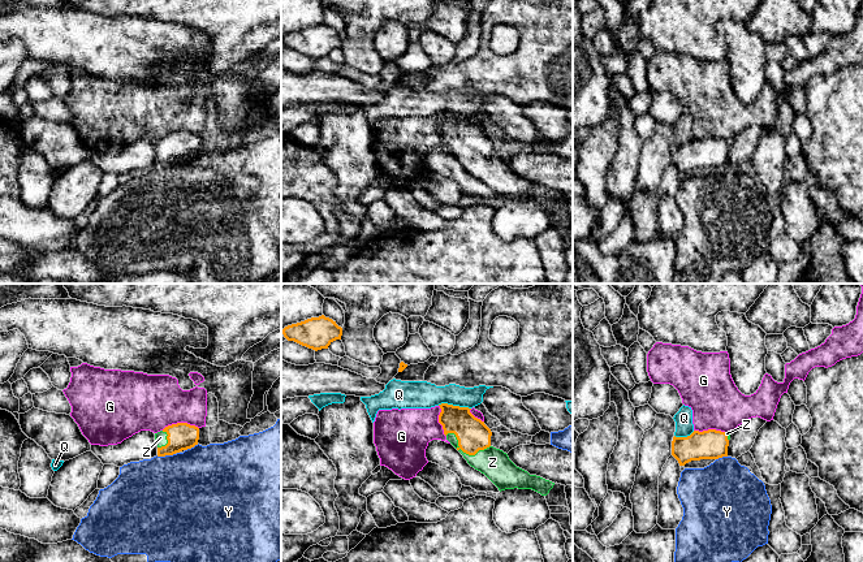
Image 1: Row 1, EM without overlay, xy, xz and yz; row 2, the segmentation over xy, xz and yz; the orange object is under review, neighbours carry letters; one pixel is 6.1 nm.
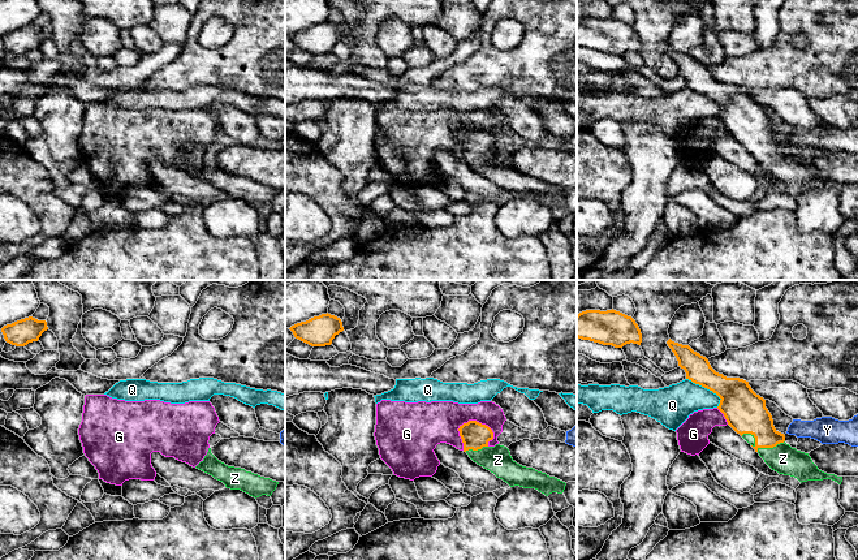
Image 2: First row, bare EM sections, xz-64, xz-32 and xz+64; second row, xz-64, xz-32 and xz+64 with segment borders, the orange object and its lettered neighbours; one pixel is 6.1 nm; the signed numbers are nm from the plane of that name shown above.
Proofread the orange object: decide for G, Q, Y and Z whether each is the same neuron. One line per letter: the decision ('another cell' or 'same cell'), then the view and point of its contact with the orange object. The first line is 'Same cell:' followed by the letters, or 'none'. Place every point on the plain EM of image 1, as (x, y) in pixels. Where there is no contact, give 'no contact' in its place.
Same cell: Z
G: another cell; contact xy (180, 132)
Q: another cell; contact xz (454, 115)
Y: another cell; contact xy (165, 163)
Z: same cell; contact xz (464, 160)

